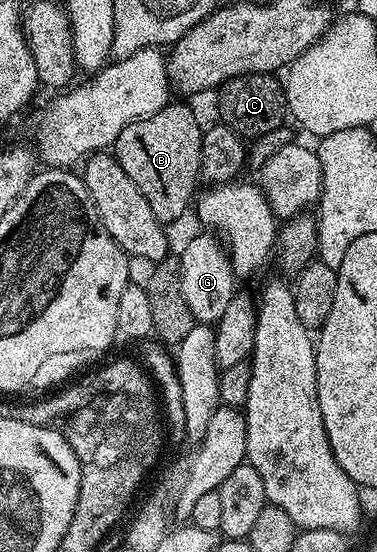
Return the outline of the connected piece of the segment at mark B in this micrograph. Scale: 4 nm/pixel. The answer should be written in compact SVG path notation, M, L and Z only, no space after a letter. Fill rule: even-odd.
M172 102L167 104L157 114L146 116L140 120L129 122L125 130L115 139L113 145L113 155L119 160L122 170L133 180L141 194L145 196L145 201L149 202L149 207L157 220L169 226L174 220L179 220L183 216L183 211L190 209L193 204L193 197L196 195L197 187L195 183L200 183L199 166L201 164L201 142L203 141L204 129L199 128L199 120L195 117L195 112L187 104Z

